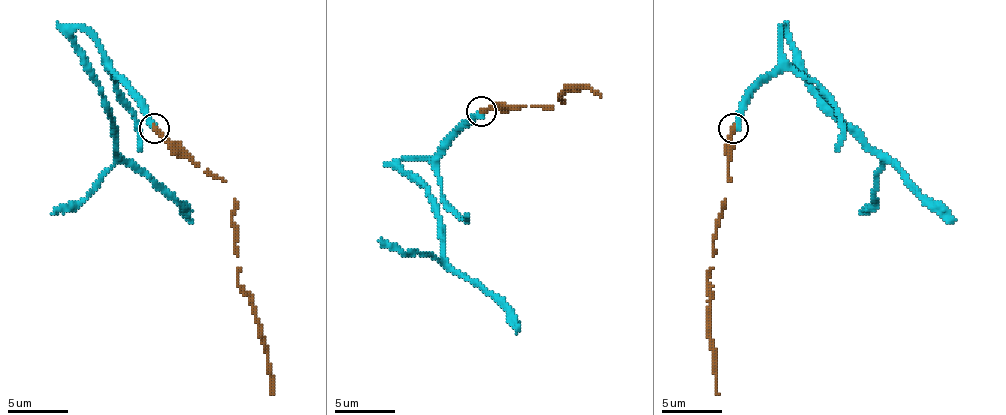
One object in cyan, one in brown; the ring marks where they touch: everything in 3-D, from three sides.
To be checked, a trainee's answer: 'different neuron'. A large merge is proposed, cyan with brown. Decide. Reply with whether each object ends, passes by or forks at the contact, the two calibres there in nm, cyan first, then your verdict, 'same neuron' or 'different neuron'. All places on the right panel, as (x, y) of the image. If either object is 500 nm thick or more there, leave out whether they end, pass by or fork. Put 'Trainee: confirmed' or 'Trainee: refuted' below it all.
cyan ends there; brown ends there; 360 nm thick on the cyan side, 280 nm on the other; different neuron
Trainee: confirmed

